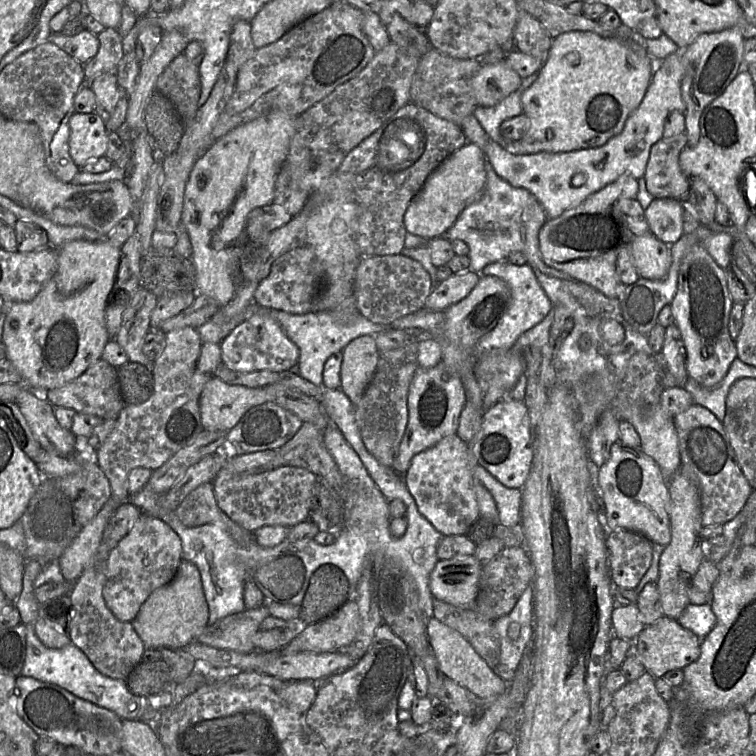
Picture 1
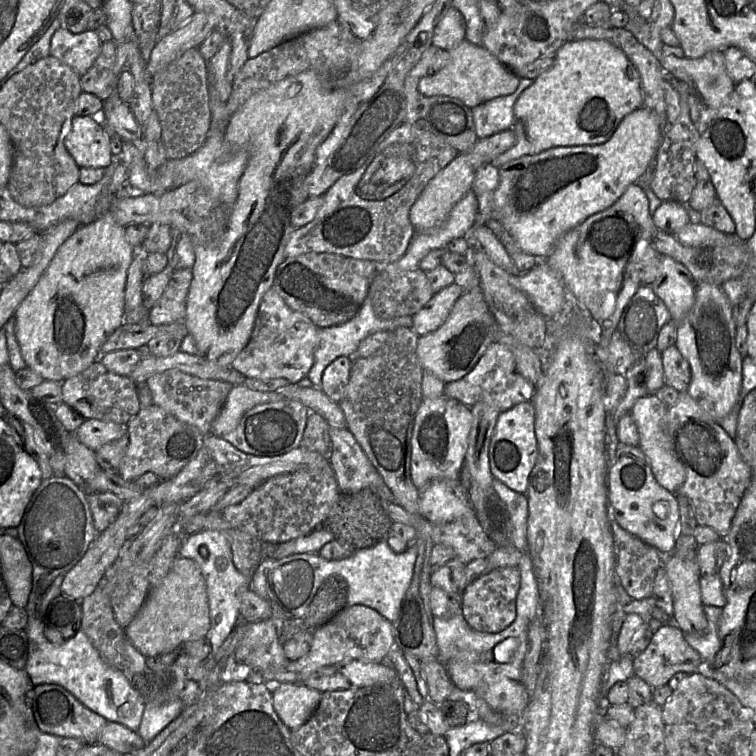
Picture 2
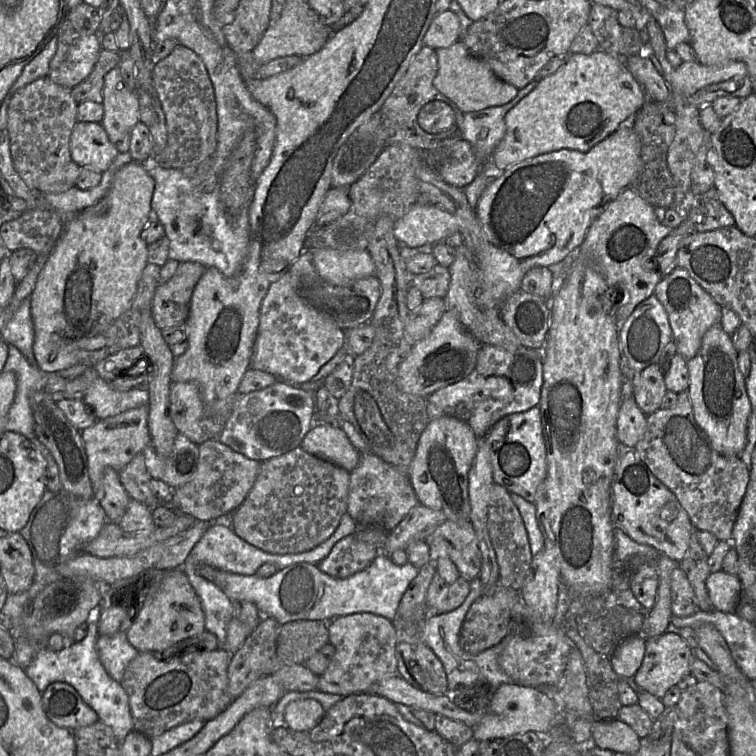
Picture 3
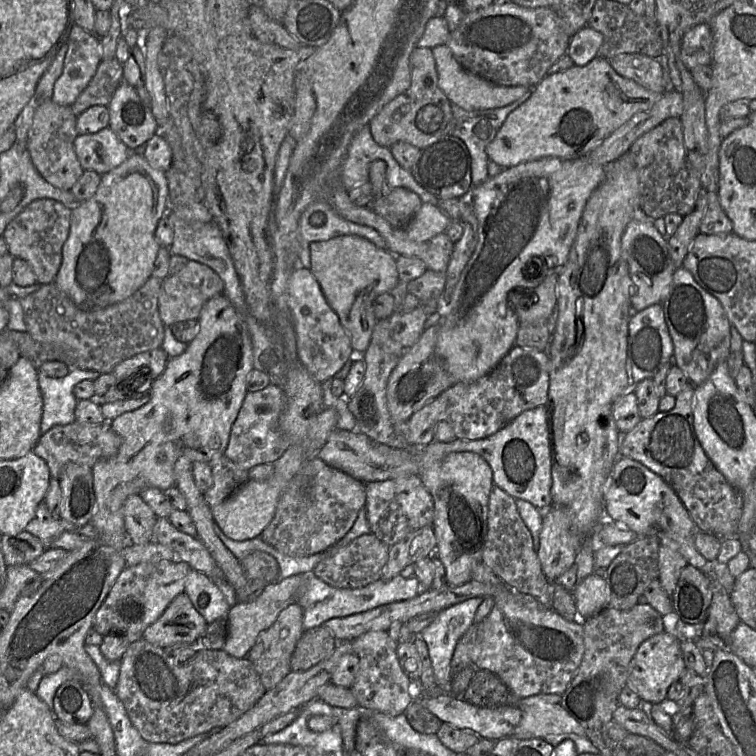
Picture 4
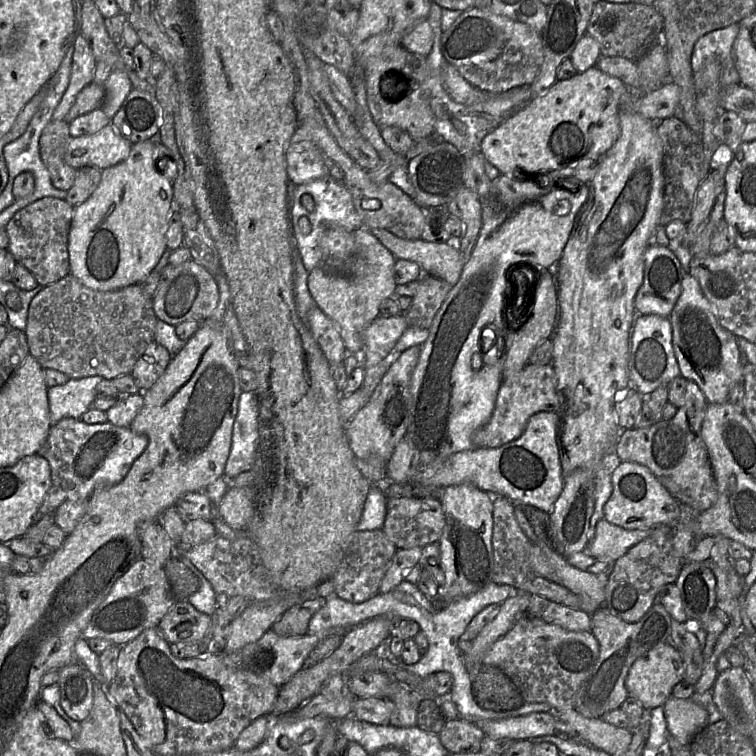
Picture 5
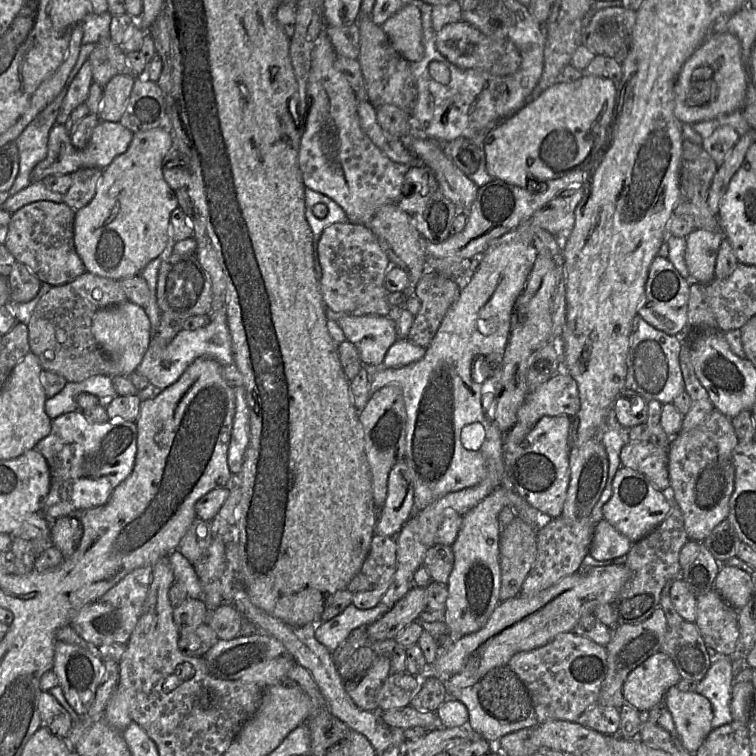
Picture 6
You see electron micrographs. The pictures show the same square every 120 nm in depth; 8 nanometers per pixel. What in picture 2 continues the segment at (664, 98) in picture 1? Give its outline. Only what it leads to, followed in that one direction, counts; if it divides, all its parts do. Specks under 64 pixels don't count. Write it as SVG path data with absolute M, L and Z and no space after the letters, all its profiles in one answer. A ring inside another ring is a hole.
M643 106L626 115L611 137L602 144L553 147L525 155L499 167L499 185L494 192L494 220L522 251L544 261L559 238L589 216L611 206L628 185L637 183L654 159L663 135L661 118Z

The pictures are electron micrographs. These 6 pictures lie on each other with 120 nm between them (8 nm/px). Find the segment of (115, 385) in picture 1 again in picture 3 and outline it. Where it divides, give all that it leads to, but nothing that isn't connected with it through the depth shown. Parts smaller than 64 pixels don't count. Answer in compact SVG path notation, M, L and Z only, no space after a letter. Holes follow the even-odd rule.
M88 366L81 376L88 380L89 385L82 400L97 420L113 417L148 402L149 394L146 390L118 391L97 374L94 366Z

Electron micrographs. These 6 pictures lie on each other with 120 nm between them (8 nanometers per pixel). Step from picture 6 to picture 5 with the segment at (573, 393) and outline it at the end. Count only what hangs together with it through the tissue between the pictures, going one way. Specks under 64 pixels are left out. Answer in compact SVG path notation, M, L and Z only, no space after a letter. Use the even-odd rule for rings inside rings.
M529 362L512 377L504 377L491 419L474 432L472 441L477 447L500 447L518 439L532 415L542 411L560 413L563 408L564 397L557 389L557 379L552 365Z

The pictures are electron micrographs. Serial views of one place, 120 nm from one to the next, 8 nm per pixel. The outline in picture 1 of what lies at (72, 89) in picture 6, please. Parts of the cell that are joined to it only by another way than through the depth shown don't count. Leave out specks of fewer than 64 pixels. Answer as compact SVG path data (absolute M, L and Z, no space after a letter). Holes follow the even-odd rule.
M86 28L75 35L54 35L52 32L50 41L83 65L93 58L99 49L97 35Z

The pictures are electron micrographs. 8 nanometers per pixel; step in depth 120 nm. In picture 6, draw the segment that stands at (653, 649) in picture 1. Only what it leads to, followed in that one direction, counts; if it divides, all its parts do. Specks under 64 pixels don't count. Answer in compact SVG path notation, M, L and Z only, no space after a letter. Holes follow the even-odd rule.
M659 651L628 675L623 685L625 702L646 713L680 680L681 676L672 659Z

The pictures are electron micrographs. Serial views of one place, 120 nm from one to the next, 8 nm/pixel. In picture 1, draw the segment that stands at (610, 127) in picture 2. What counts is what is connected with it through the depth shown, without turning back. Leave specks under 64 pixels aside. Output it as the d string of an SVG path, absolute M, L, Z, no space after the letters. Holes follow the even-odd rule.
M569 31L559 34L552 38L547 59L540 68L536 80L521 95L522 113L529 119L529 127L520 140L508 144L505 149L514 155L525 155L539 152L569 152L604 145L622 131L628 116L639 106L651 81L655 66L655 60L648 54L644 41L621 40L613 36L603 37L590 31Z

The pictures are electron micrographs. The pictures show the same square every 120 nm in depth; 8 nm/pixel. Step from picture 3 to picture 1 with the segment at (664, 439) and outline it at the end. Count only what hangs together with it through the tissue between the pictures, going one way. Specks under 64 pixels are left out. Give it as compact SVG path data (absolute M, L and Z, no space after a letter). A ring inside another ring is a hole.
M692 404L685 411L674 417L680 446L680 472L697 485L700 492L702 511L702 526L724 525L733 519L744 507L753 488L746 479L732 448L729 438L721 422L710 410L703 406Z

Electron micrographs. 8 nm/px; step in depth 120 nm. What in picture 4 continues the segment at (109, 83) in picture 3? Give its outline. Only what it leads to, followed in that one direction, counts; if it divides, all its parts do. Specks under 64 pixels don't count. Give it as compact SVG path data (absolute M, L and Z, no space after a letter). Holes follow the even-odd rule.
M121 82L115 89L108 106L109 125L121 141L130 149L144 146L159 132L151 104L146 104L135 88Z

